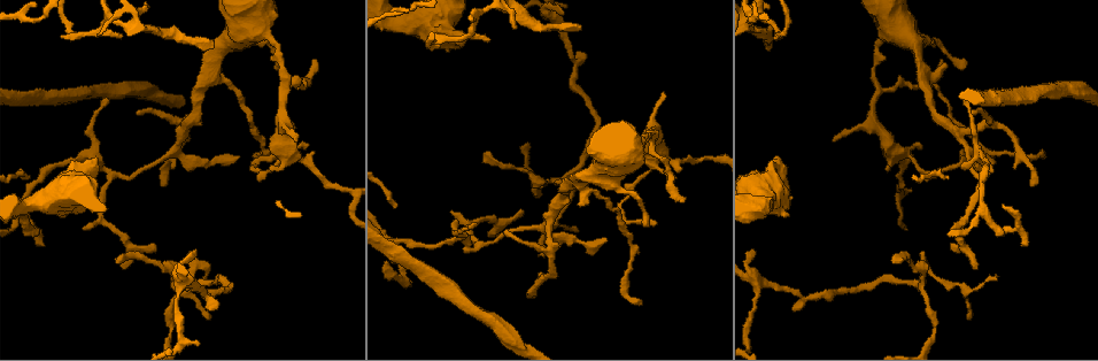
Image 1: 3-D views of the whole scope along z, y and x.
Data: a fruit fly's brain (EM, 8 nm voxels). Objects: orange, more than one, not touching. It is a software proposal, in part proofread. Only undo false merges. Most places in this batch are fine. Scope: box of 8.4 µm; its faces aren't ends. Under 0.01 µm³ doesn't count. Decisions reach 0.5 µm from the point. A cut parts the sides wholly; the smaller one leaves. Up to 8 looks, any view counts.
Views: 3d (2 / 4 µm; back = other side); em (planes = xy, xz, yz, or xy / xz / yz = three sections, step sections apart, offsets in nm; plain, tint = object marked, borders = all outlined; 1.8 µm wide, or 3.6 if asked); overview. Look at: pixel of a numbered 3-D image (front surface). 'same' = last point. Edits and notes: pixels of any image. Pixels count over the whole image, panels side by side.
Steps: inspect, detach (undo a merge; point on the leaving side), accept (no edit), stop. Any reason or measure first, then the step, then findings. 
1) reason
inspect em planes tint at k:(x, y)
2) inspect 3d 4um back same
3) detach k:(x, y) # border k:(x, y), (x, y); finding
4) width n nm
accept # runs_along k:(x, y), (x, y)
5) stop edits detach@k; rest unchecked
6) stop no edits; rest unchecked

sudden change in width
inspect em 3.6um xy step 8 tint at 1:(883, 33)

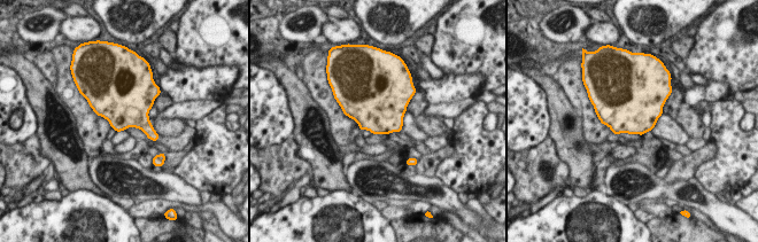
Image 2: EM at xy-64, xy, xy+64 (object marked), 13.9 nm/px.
cut it another way
inspect em 3.6um planes tint same

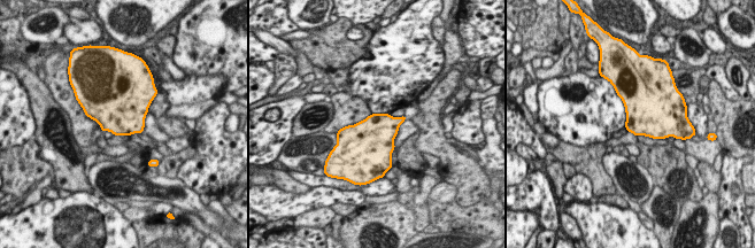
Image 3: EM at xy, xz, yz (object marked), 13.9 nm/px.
accept # one neuron here

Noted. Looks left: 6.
sharp bend
inspect 3d 4um at 1:(552, 220)

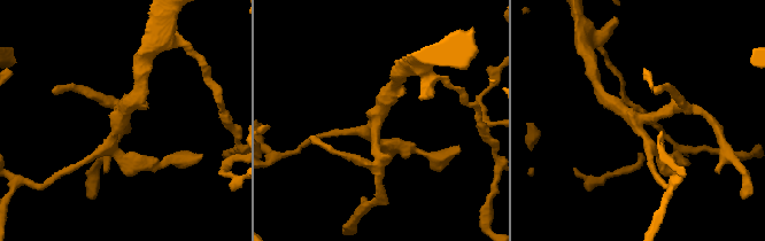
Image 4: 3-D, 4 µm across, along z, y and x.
arms 4
inspect em planes tint at 4:(377, 119)

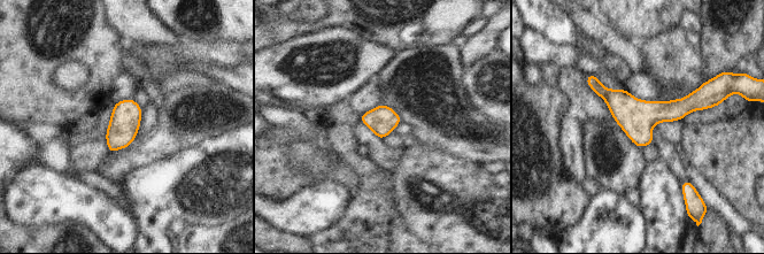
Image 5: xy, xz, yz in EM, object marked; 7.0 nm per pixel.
accept # one neuron here

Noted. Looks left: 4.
four arms meet
inspect em 3.6um planes tint at 1:(920, 284)

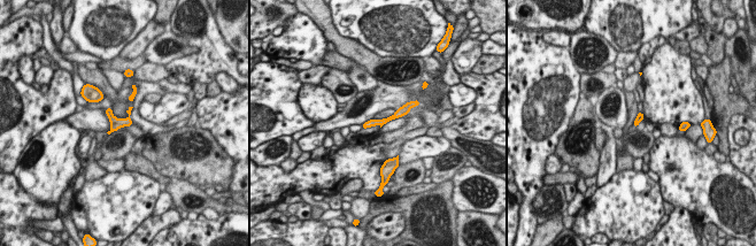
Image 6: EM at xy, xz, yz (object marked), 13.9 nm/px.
detach 6:(640, 115) # a second neuron is stuck on

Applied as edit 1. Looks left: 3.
stop edits detach@6; rest unchecked

